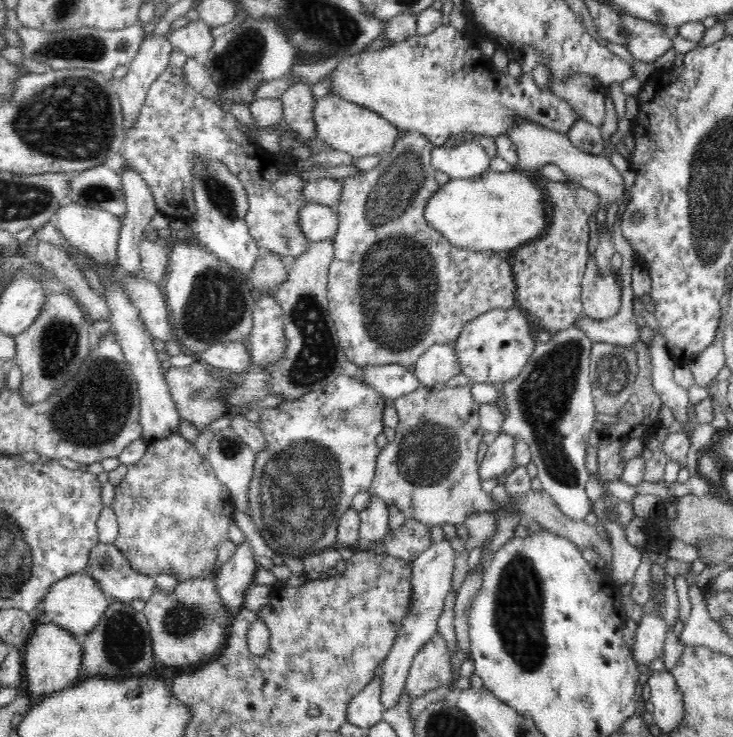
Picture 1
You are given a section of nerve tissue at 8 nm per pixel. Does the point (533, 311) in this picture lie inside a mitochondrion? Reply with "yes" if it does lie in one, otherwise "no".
no

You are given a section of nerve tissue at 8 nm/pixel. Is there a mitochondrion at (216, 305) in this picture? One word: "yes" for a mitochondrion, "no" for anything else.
yes

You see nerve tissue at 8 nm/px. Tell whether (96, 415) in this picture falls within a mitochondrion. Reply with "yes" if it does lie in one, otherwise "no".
yes

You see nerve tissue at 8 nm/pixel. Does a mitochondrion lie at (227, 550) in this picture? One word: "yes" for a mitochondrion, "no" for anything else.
no

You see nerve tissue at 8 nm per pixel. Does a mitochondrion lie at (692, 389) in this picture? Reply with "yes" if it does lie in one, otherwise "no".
no

